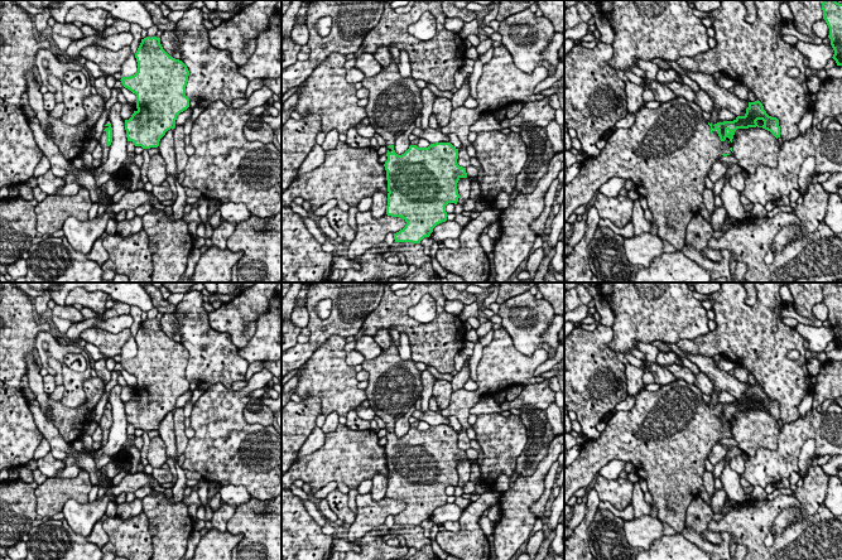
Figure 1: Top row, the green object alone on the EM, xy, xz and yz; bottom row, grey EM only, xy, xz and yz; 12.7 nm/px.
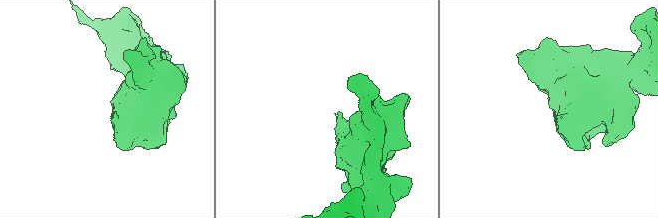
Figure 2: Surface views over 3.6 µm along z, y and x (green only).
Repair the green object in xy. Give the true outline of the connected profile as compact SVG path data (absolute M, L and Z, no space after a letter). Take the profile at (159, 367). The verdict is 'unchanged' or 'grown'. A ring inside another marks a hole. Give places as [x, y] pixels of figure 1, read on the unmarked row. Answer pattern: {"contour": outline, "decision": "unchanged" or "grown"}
{"contour": "M157 319L141 322L135 341L138 354L120 362L125 371L136 377L138 392L125 402L126 420L143 431L158 430L165 415L175 410L177 399L189 390L189 381L186 378L189 353L182 343L163 332L160 320Z", "decision": "unchanged"}

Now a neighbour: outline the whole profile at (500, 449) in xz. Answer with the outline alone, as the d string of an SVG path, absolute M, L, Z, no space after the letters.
M482 414L472 429L483 453L478 483L495 489L501 474L510 477L516 470L516 459L528 443L525 425L518 415Z

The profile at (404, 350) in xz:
M400 332L398 352L403 361L412 358L412 349L410 349L409 339L408 339L408 335L403 332Z

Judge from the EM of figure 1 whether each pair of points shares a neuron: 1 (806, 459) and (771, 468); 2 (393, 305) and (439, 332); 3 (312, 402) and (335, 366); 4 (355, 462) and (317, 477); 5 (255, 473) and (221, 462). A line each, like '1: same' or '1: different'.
1: different
2: same
3: different
4: same
5: same

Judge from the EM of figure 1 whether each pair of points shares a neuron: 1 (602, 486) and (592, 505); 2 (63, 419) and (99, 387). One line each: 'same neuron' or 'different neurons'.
1: different neurons
2: same neuron

